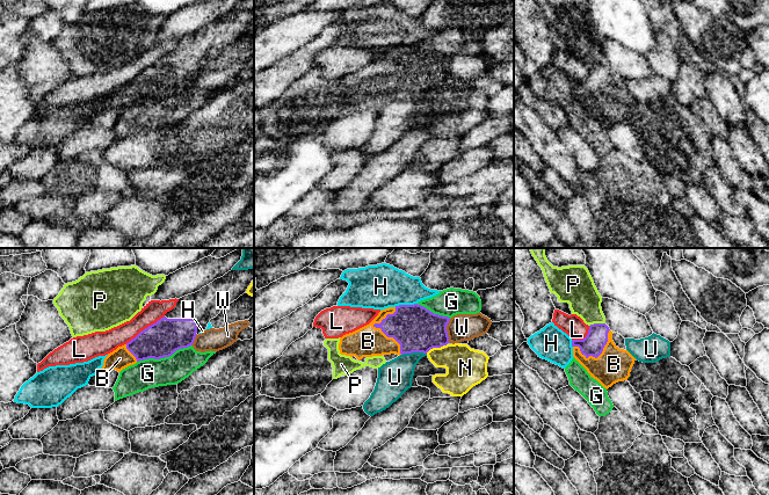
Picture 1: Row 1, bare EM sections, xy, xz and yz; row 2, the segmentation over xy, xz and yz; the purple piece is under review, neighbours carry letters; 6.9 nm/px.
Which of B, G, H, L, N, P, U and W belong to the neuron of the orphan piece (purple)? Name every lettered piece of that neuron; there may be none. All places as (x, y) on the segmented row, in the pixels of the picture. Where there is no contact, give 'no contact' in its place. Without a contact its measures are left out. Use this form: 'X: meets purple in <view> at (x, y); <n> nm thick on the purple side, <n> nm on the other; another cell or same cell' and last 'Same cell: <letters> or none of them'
B: meets purple in xz at (379, 327); 320 nm thick on the purple side, 220 nm on the other; same cell
G: meets purple in xy at (164, 357); 240 nm thick on the purple side, 200 nm on the other; another cell
H: meets purple in xz at (405, 305); 320 nm thick on the purple side, 300 nm on the other; another cell
L: meets purple in xy at (145, 328); 240 nm thick on the purple side, 140 nm on the other; another cell
N: meets purple in xz at (436, 347); 320 nm thick on the purple side, 280 nm on the other; another cell
P: meets purple in yz at (596, 324); 150 nm thick on the purple side, 220 nm on the other; another cell
U: meets purple in xz at (413, 351); 320 nm thick on the purple side, 240 nm on the other; another cell
W: meets purple in xz at (445, 330); 320 nm thick on the purple side, 190 nm on the other; another cell
Same cell: B

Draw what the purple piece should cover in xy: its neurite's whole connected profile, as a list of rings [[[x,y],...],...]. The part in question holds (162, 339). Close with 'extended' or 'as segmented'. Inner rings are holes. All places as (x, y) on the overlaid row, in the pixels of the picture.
[[[254,269],[231,270],[199,291],[180,298],[164,318],[108,354],[97,373],[107,370],[121,372],[139,361],[169,357],[176,350],[193,345],[210,320],[242,296],[253,279]]]; extended

